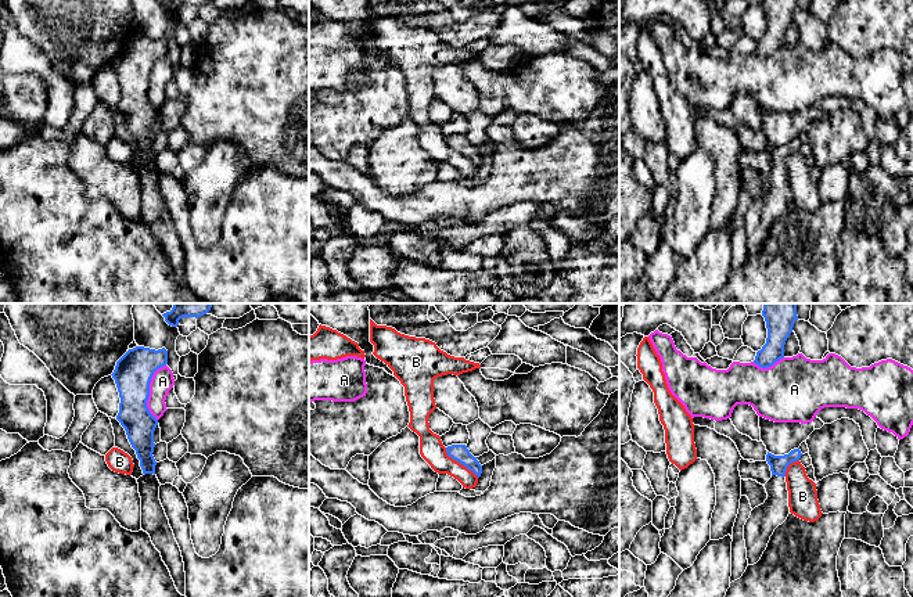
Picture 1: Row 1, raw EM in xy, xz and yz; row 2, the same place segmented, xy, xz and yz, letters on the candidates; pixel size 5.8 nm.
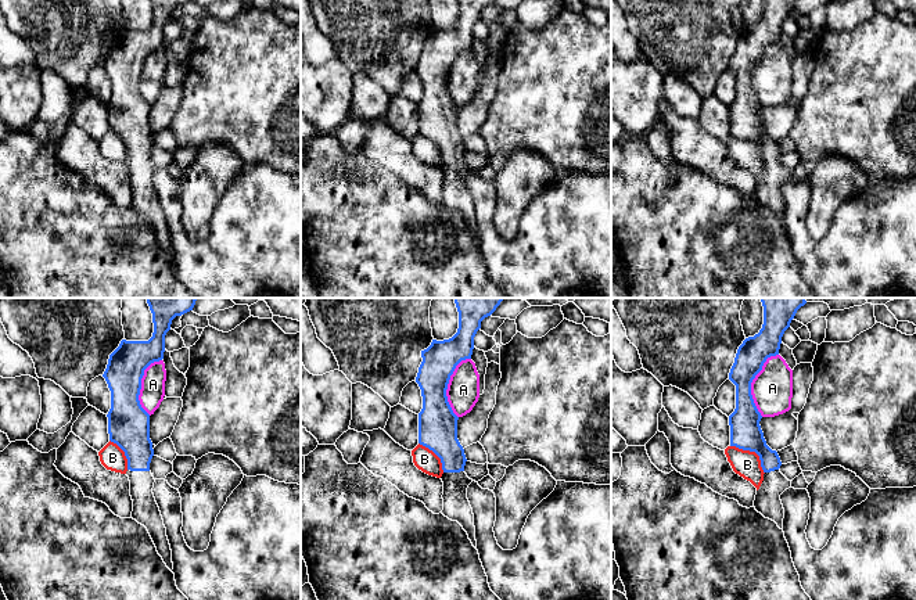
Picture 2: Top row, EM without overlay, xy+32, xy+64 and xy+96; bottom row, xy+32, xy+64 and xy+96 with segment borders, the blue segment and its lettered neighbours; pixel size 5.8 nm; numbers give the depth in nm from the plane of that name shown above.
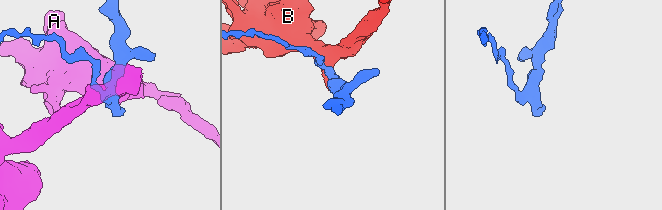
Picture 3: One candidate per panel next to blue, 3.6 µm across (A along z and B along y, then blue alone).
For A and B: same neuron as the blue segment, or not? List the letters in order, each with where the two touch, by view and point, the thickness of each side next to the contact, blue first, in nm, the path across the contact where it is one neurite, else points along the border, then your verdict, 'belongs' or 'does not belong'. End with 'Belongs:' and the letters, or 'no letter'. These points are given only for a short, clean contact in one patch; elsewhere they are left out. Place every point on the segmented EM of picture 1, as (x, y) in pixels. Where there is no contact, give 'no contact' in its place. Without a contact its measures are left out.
A: meets blue in xy at (148, 391); 220 nm thick on the blue side, 140 nm on the other; does not belong
B: meets blue in xz at (460, 463); 100 nm thick on the blue side, 140 nm on the other; does not belong
Belongs: no letter

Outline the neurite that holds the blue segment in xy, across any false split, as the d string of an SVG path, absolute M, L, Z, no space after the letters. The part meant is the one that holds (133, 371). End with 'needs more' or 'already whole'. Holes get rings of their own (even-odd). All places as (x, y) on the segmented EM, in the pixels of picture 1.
M136 346L129 349L111 374L115 380L121 403L116 420L125 428L136 450L143 476L137 479L141 497L141 529L151 537L161 553L177 591L186 596L186 572L180 547L159 500L159 481L155 475L154 431L158 420L150 413L147 400L154 373L168 364L168 350Z | needs more

